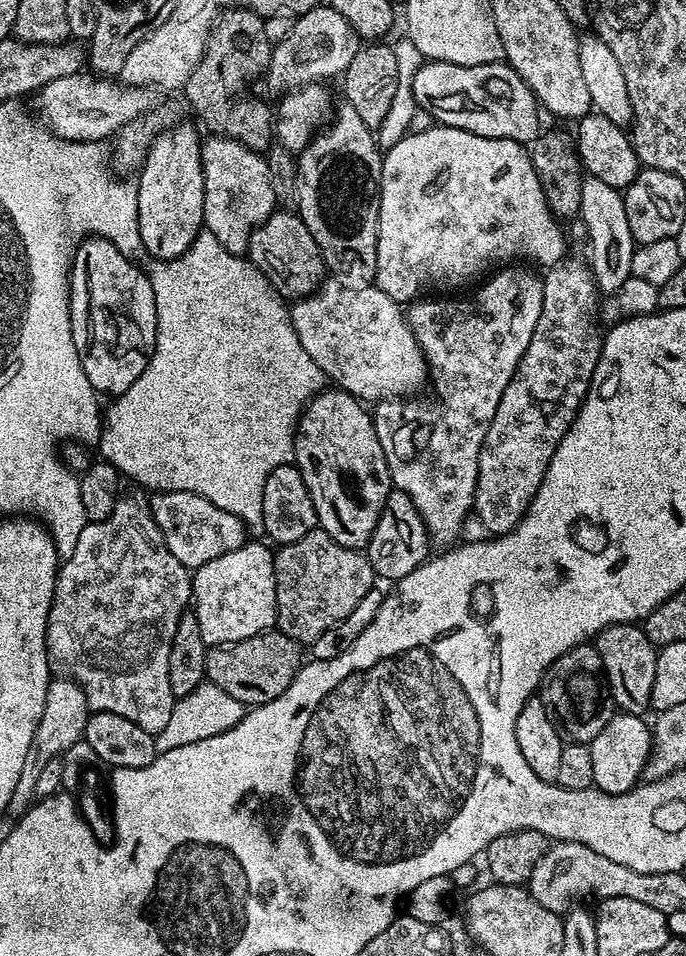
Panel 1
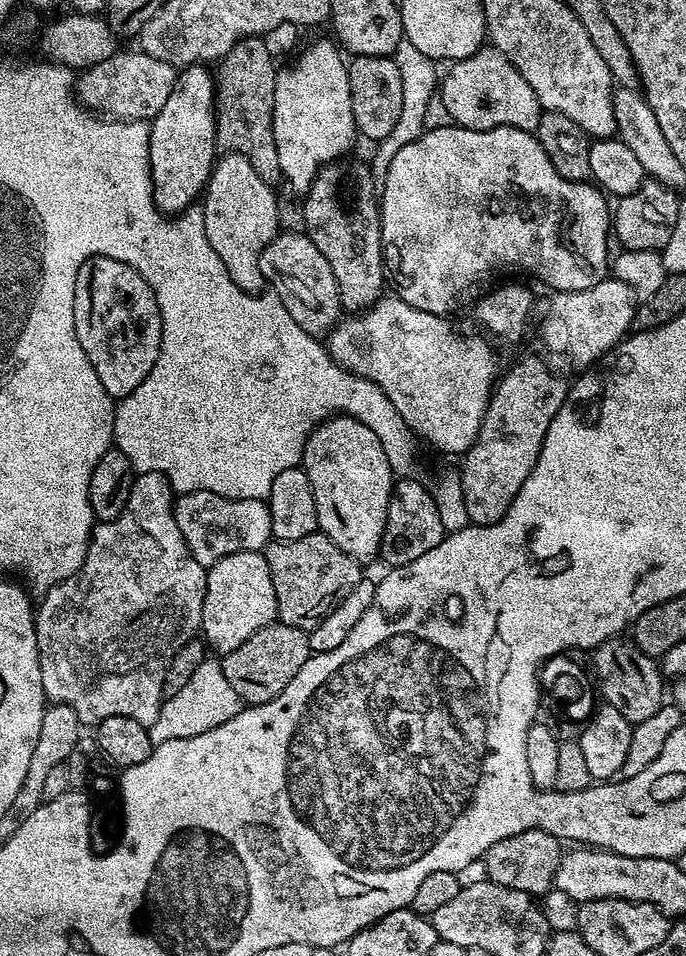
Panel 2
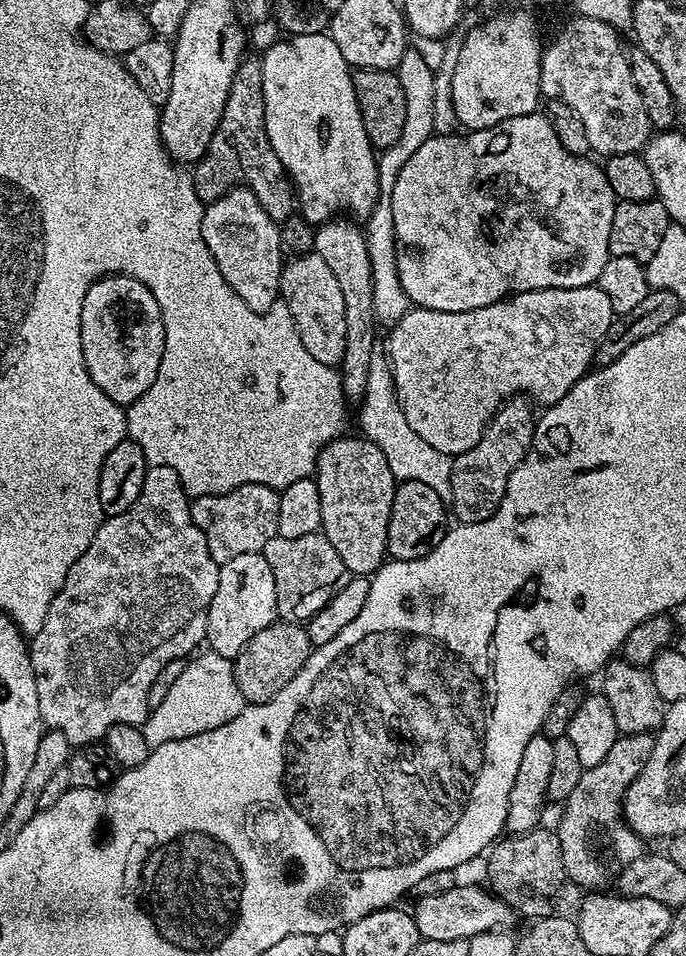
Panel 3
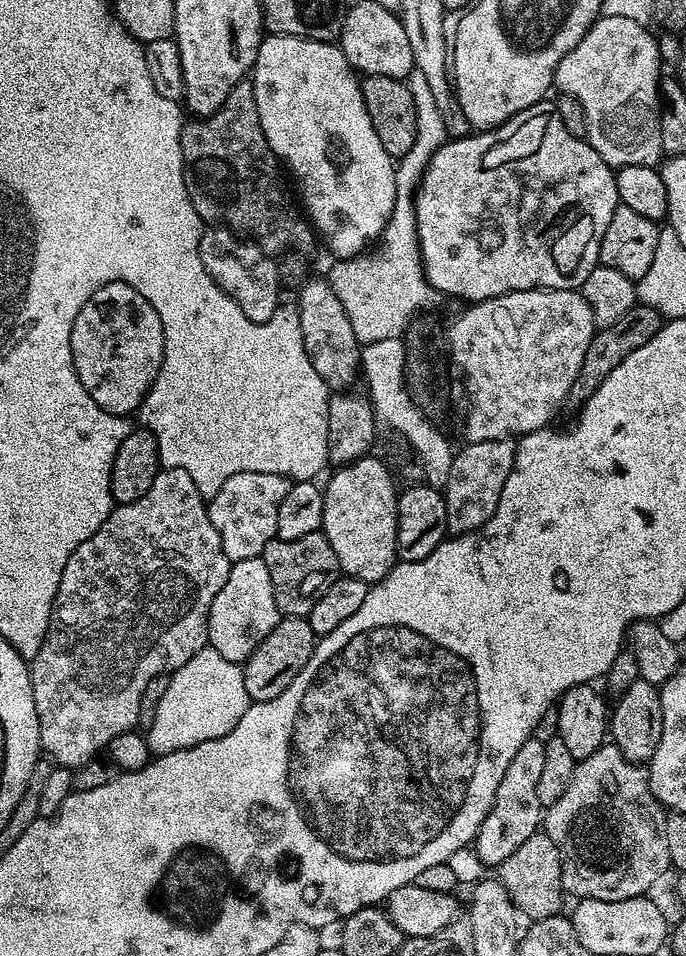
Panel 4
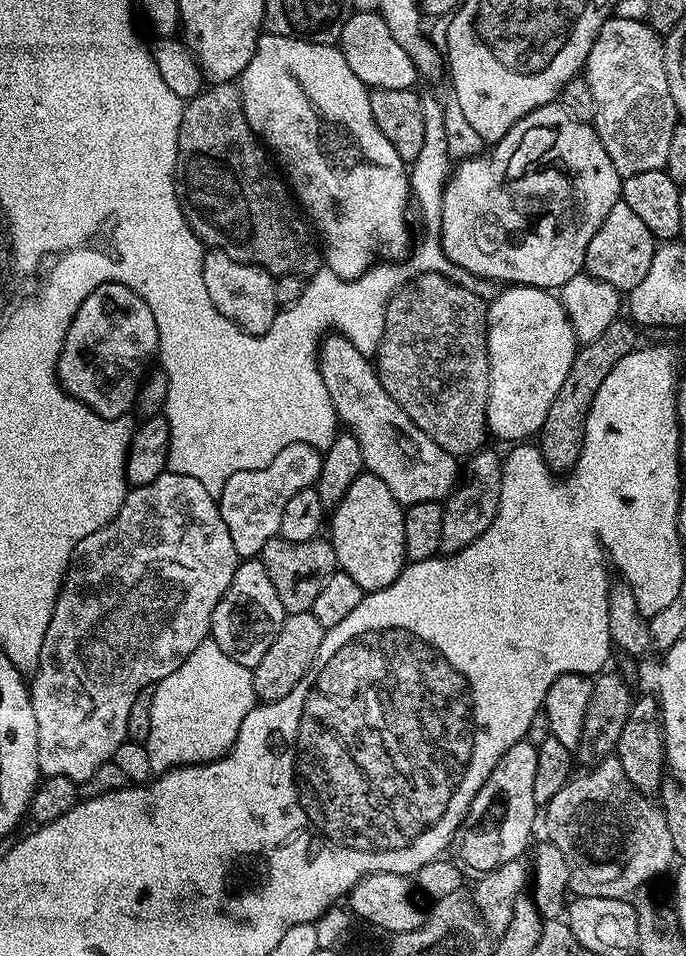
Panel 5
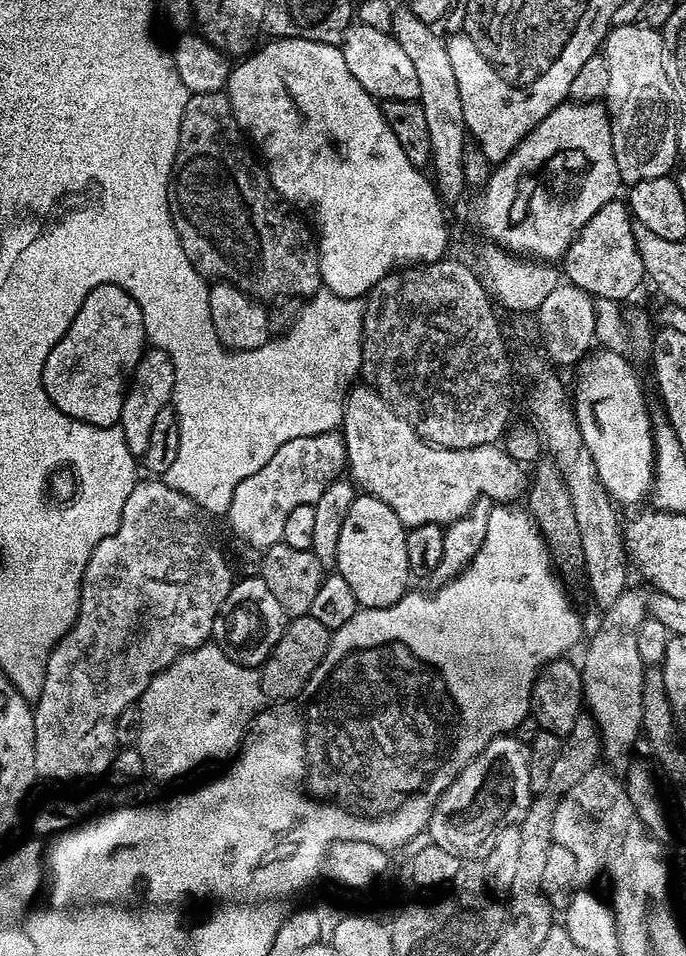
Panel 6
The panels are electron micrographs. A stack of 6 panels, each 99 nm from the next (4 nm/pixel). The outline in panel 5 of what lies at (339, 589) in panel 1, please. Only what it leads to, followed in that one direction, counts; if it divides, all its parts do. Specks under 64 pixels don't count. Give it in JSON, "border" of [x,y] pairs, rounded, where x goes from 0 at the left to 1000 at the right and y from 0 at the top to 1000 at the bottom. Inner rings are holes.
{"border":[[[407,563],[388,567],[376,578],[376,584],[388,592],[388,600],[394,600],[394,609],[399,609],[399,617],[405,620],[405,630],[411,630],[415,641],[453,640],[458,626],[478,606],[493,596],[490,576],[477,564],[462,563],[446,567],[423,567]]]}

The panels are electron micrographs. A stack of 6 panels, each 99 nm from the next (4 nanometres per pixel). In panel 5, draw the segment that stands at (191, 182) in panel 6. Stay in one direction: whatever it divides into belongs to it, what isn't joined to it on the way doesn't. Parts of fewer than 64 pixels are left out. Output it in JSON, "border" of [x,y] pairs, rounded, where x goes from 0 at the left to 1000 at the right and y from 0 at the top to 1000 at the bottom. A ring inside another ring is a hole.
{"border":[[[343,87],[309,88],[270,108],[259,136],[257,209],[274,238],[283,241],[299,260],[328,264],[347,274],[375,276],[395,285],[398,290],[410,291],[424,285],[439,285],[443,291],[452,291],[469,279],[469,264],[452,242],[450,231],[440,225],[415,189],[405,180],[402,185],[401,179],[404,177],[392,160],[359,128],[350,110],[350,94]]]}

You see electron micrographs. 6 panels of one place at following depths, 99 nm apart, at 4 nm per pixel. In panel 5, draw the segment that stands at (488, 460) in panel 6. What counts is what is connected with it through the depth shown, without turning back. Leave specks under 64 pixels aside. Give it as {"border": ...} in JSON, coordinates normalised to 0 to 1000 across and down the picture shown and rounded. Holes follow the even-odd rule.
{"border":[[[494,349],[474,350],[466,357],[464,376],[469,400],[475,400],[475,412],[481,412],[481,421],[487,421],[494,442],[512,452],[516,458],[522,458],[522,467],[528,467],[532,491],[557,500],[569,517],[574,517],[574,521],[586,529],[628,523],[646,524],[668,505],[666,478],[652,474],[638,462],[630,461],[592,435],[590,430],[558,407],[544,378],[529,372],[516,362],[516,358]]]}

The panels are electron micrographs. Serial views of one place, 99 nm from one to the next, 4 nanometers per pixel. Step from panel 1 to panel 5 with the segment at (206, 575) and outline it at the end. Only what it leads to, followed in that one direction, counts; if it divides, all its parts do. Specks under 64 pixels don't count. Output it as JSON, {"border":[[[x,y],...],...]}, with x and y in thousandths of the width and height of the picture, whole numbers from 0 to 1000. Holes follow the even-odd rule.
{"border":[[[356,584],[341,596],[341,605],[329,621],[324,621],[318,634],[312,634],[306,668],[337,690],[369,700],[382,692],[388,680],[394,680],[394,672],[399,672],[405,659],[411,659],[415,643],[411,630],[405,630],[399,609],[394,609],[394,600],[388,600],[388,592],[378,584]]]}

